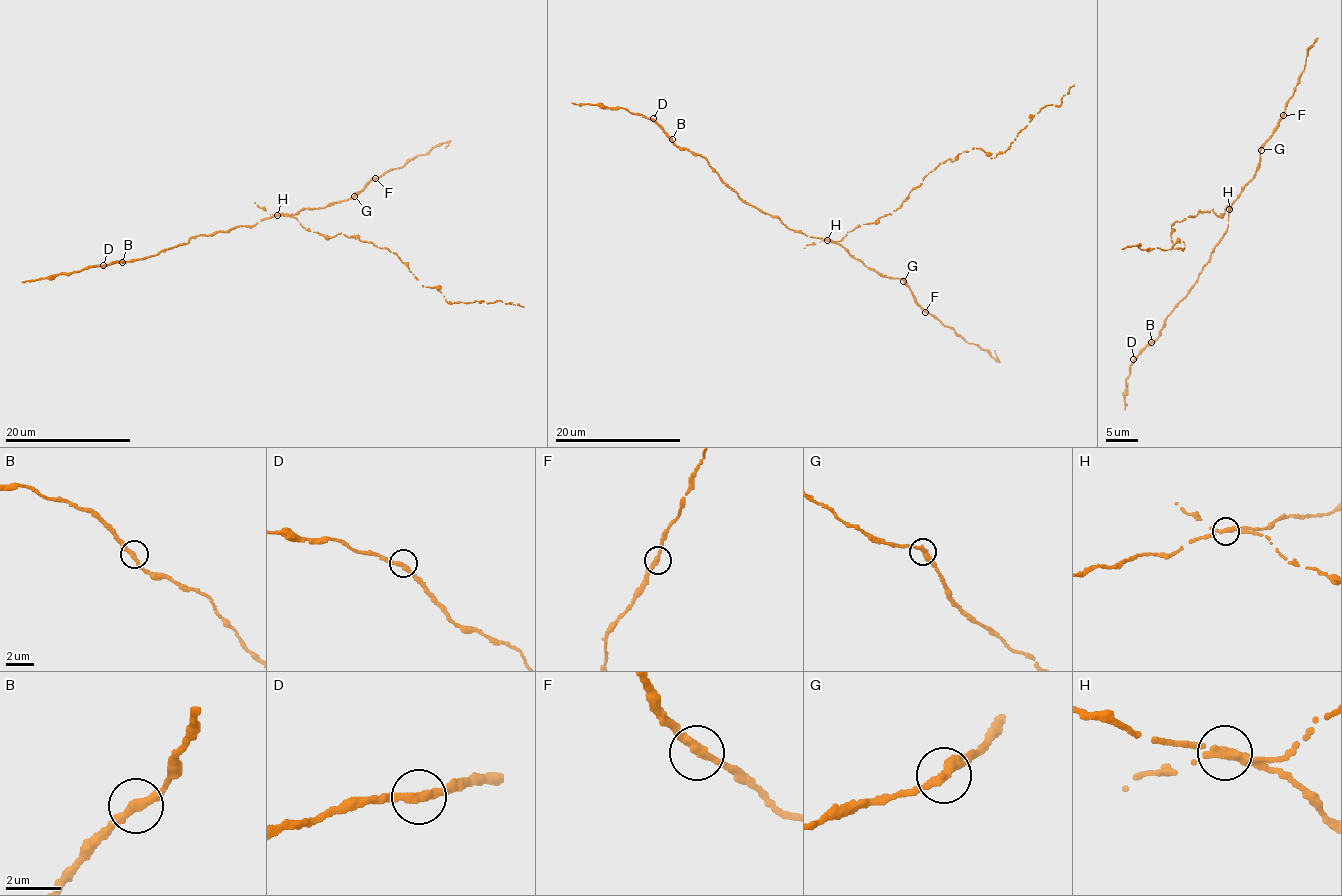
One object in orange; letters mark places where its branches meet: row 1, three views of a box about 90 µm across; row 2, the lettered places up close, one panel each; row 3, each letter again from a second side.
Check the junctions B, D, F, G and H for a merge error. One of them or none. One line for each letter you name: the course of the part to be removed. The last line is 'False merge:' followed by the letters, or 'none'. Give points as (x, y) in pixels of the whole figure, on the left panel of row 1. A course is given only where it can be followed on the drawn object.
H: Course of the part to remove: (277, 215), (290, 216), (314, 232), (353, 235), (393, 252), (423, 287), (440, 291), (448, 302), (523, 306)
False merge: H

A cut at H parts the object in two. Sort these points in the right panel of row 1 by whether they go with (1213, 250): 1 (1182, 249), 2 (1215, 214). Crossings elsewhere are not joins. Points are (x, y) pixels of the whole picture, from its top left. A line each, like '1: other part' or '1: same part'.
1: other part
2: other part

